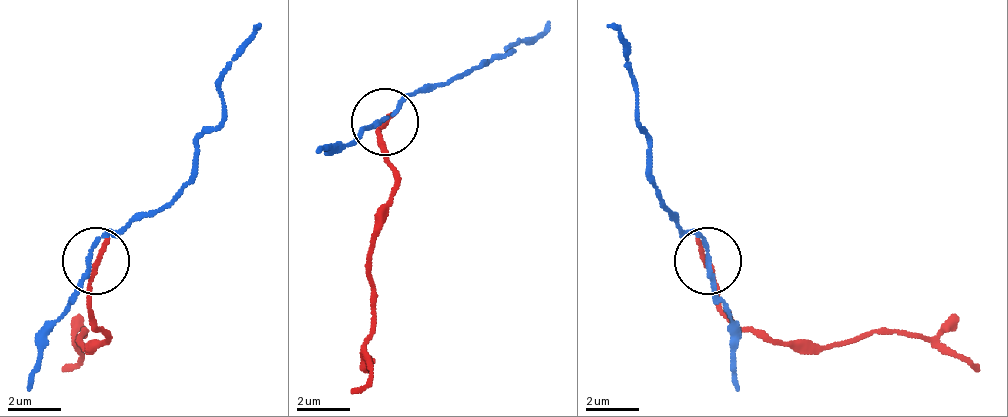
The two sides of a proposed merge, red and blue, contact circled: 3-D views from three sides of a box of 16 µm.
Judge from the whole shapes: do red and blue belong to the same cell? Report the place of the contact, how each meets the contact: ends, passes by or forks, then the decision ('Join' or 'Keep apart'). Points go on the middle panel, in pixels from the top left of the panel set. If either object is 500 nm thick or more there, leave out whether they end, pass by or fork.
Place: (384, 121). At the ring red ends. At the ring blue passes by. Keep apart

